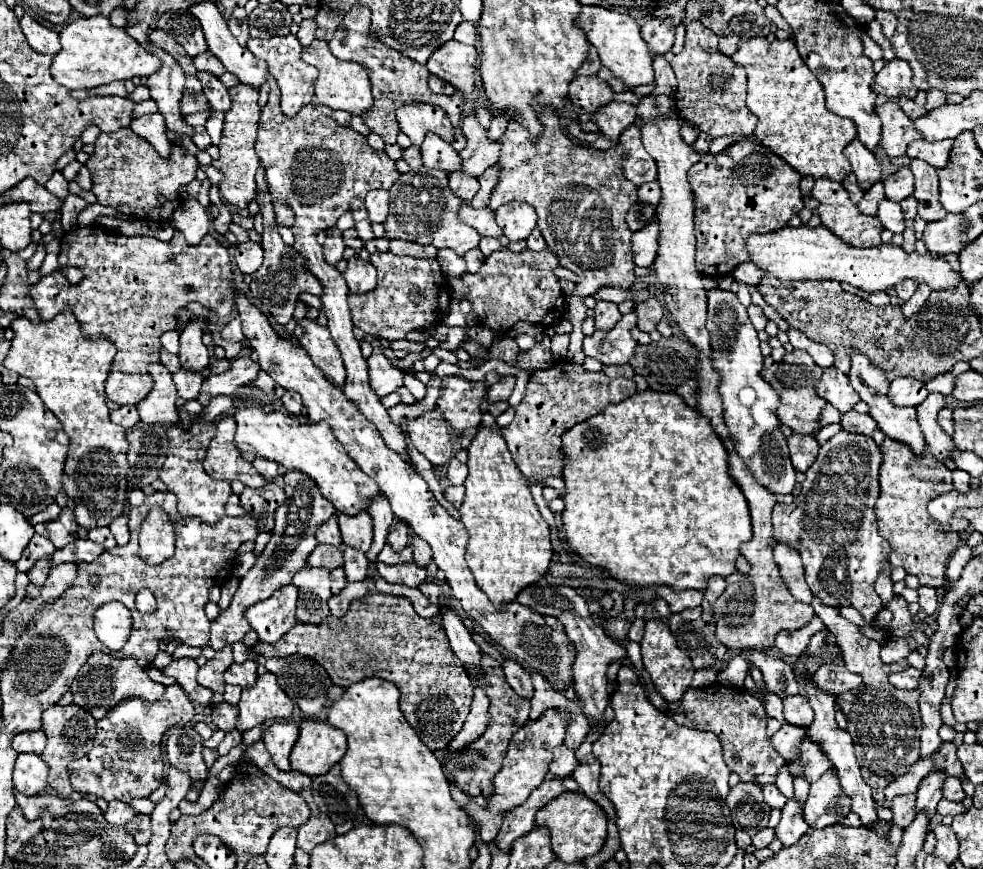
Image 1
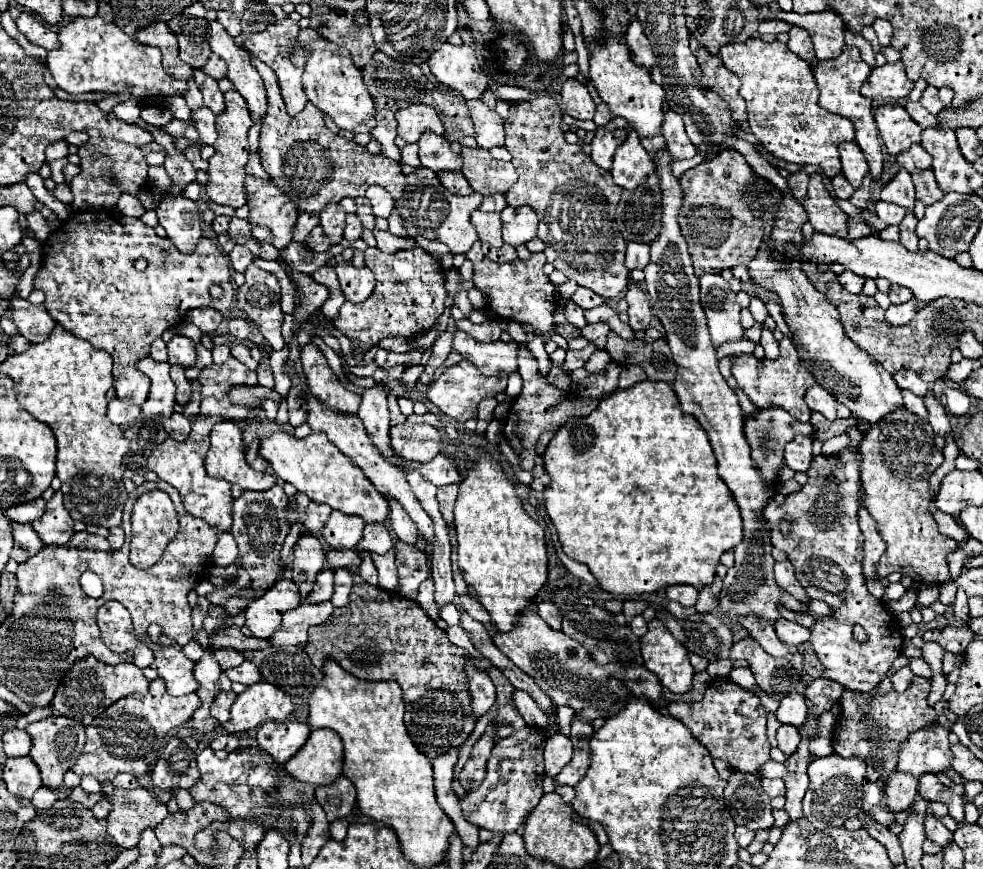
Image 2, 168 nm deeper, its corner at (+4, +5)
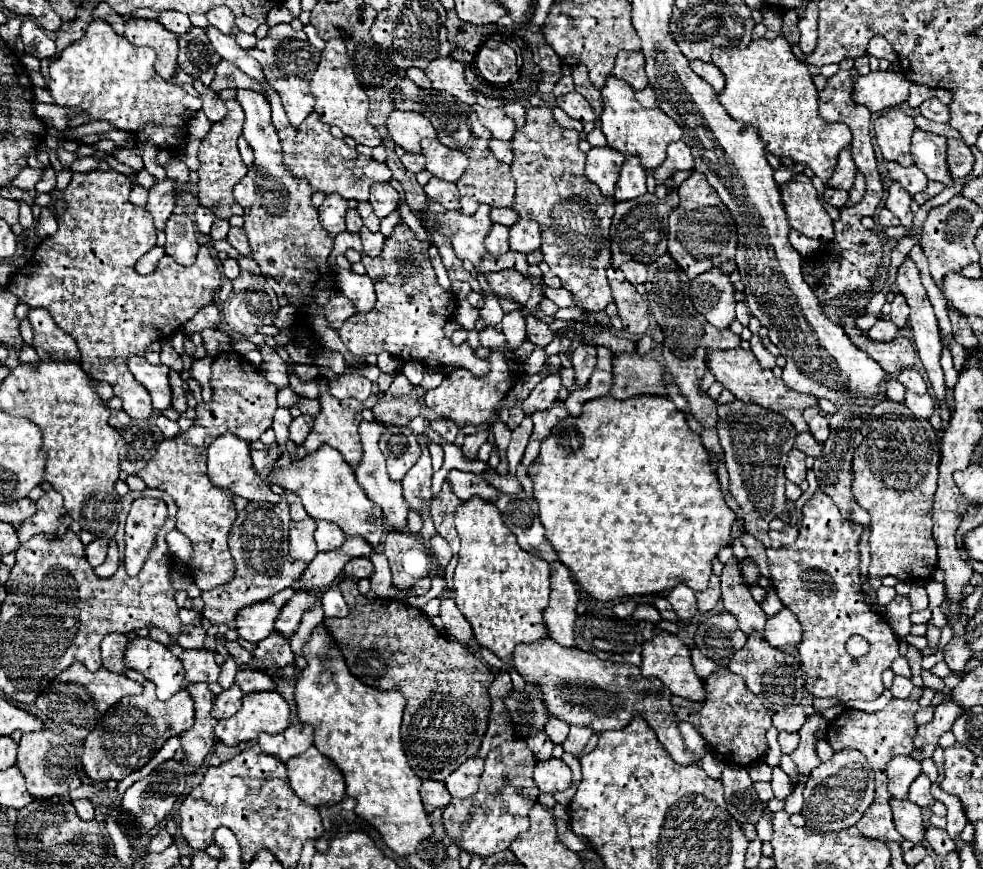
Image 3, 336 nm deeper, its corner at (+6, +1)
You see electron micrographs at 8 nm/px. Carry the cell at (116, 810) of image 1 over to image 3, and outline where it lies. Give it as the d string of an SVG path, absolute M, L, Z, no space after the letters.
M75 800L73 806L75 806L75 810L79 812L79 816L83 820L93 820L95 818L95 808L93 808L93 804L89 800Z

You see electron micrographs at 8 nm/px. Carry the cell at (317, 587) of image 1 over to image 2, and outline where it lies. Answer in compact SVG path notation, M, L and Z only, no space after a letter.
M303 532L303 536L293 546L293 568L291 568L293 582L299 584L301 588L301 598L305 598L311 592L311 586L315 582L315 576L321 572L323 562L325 550L321 540L311 532Z

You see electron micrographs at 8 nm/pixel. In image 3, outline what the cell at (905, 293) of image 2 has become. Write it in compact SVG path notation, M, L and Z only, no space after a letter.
M895 294L893 302L891 302L891 314L889 314L889 318L891 318L899 328L905 328L905 326L907 326L907 316L909 316L909 306L907 306L905 296Z

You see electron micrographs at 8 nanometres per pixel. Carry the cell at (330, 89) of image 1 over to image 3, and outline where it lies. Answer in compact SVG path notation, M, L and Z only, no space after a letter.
M331 40L325 50L321 52L321 62L315 70L315 74L309 80L311 94L315 96L315 112L319 114L321 122L327 126L339 126L345 136L351 136L357 144L365 146L379 146L381 138L375 126L367 122L367 110L369 110L369 98L363 90L363 86L357 82L357 76L353 72L353 66L347 58L345 46L341 40Z

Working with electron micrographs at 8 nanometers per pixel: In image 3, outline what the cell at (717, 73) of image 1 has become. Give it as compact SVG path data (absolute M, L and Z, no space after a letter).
M691 60L689 64L695 74L699 74L703 80L707 80L715 92L721 92L725 88L725 76L713 62L701 62L701 60Z

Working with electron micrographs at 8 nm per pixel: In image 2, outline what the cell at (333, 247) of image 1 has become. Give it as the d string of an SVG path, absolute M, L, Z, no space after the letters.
M327 204L327 208L323 208L321 216L321 226L325 230L325 234L331 238L333 244L343 240L343 228L345 228L345 210L341 204Z

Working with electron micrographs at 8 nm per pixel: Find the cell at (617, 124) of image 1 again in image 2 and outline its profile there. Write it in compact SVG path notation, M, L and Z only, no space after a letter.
M603 128L595 130L595 138L591 140L591 160L603 168L603 170L611 170L611 160L615 150L619 148L619 144L627 138L625 130L615 130L615 132L607 132Z

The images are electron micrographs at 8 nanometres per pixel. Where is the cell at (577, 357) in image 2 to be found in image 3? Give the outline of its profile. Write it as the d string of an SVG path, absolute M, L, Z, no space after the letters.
M561 370L555 374L549 374L543 382L535 386L535 390L529 394L529 398L523 400L523 410L525 414L533 414L537 410L547 410L555 402L559 390L561 390Z

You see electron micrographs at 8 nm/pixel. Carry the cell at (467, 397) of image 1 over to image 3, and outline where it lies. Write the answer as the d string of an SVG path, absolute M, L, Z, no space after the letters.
M493 350L487 359L491 366L491 372L487 376L473 376L467 368L455 368L453 372L449 372L437 388L425 392L427 408L431 408L441 418L453 420L459 428L463 428L467 424L479 426L479 424L489 422L495 416L495 408L497 408L499 400L511 390L515 376L507 368L507 362L499 350Z

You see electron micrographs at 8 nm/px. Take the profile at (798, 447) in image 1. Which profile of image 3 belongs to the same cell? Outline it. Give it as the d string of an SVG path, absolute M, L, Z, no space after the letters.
M793 448L789 452L789 458L787 458L787 464L785 464L785 476L793 482L793 484L801 484L805 480L805 474L807 474L807 466L805 466L805 452Z

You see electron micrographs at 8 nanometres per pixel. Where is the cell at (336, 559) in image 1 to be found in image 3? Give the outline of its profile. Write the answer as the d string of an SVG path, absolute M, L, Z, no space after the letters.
M353 558L345 564L343 572L357 578L357 580L359 578L369 578L373 574L373 564L371 564L369 558Z

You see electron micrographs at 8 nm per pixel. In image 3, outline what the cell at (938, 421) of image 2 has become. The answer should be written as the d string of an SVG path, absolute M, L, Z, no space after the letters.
M915 392L905 394L905 406L913 412L915 418L927 418L927 420L937 410L937 402L929 394L915 394Z

